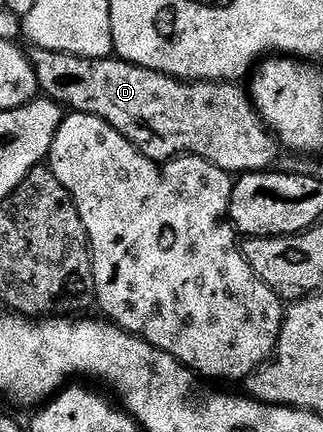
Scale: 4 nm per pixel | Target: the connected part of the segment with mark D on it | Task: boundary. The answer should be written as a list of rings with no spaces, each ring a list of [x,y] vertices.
[[[32,47],[27,56],[36,74],[36,86],[47,98],[69,112],[93,115],[106,121],[155,163],[161,164],[181,155],[196,155],[218,169],[239,177],[249,171],[269,170],[282,152],[281,144],[257,111],[251,94],[245,88],[243,91],[239,82],[185,81],[163,75],[154,69],[142,69],[124,59],[91,59],[41,47]]]

